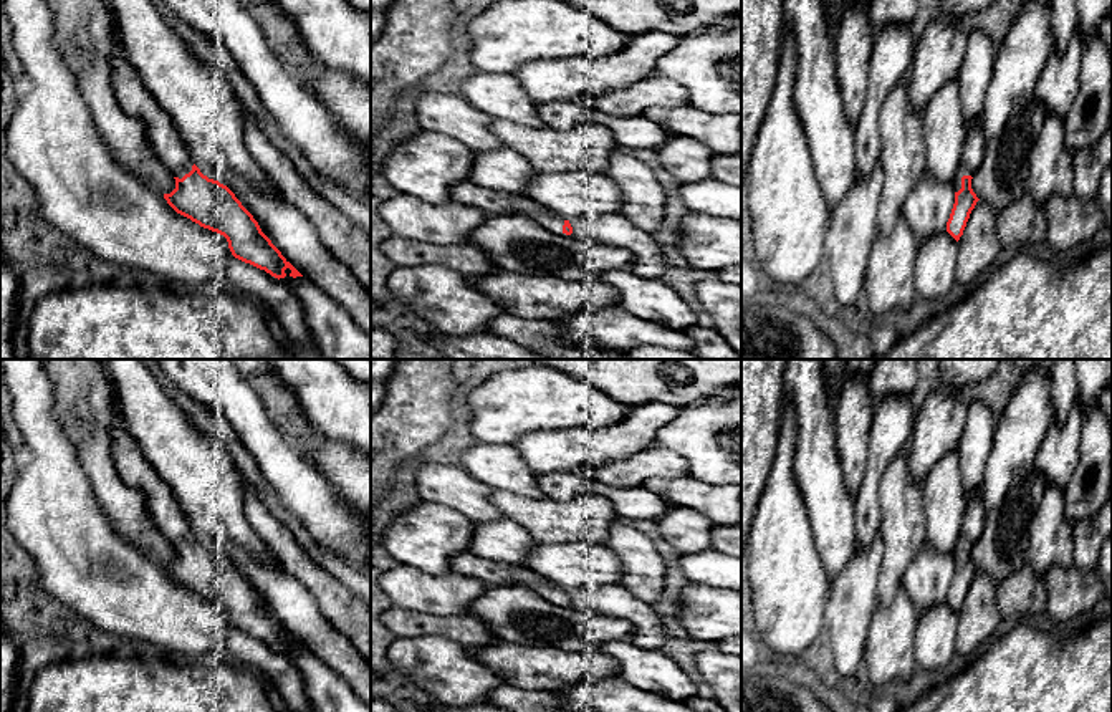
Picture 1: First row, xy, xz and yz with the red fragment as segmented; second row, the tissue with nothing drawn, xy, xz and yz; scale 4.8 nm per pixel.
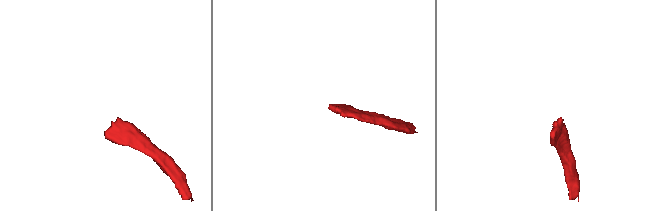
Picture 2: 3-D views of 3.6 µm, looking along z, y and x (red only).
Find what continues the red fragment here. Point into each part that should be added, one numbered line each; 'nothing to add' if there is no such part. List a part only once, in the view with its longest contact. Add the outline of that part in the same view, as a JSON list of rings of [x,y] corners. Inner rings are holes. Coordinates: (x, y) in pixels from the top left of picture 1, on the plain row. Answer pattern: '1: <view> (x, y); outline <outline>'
1: yz (973, 520); outline [[[975,493],[968,497],[966,510],[961,523],[961,532],[956,541],[956,548],[953,551],[953,561],[958,563],[961,560],[961,548],[973,546],[985,527],[985,507],[981,493]]]

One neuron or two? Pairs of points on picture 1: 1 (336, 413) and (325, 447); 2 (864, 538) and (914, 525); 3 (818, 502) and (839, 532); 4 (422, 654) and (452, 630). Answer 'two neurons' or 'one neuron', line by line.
1: two neurons
2: two neurons
3: one neuron
4: two neurons

